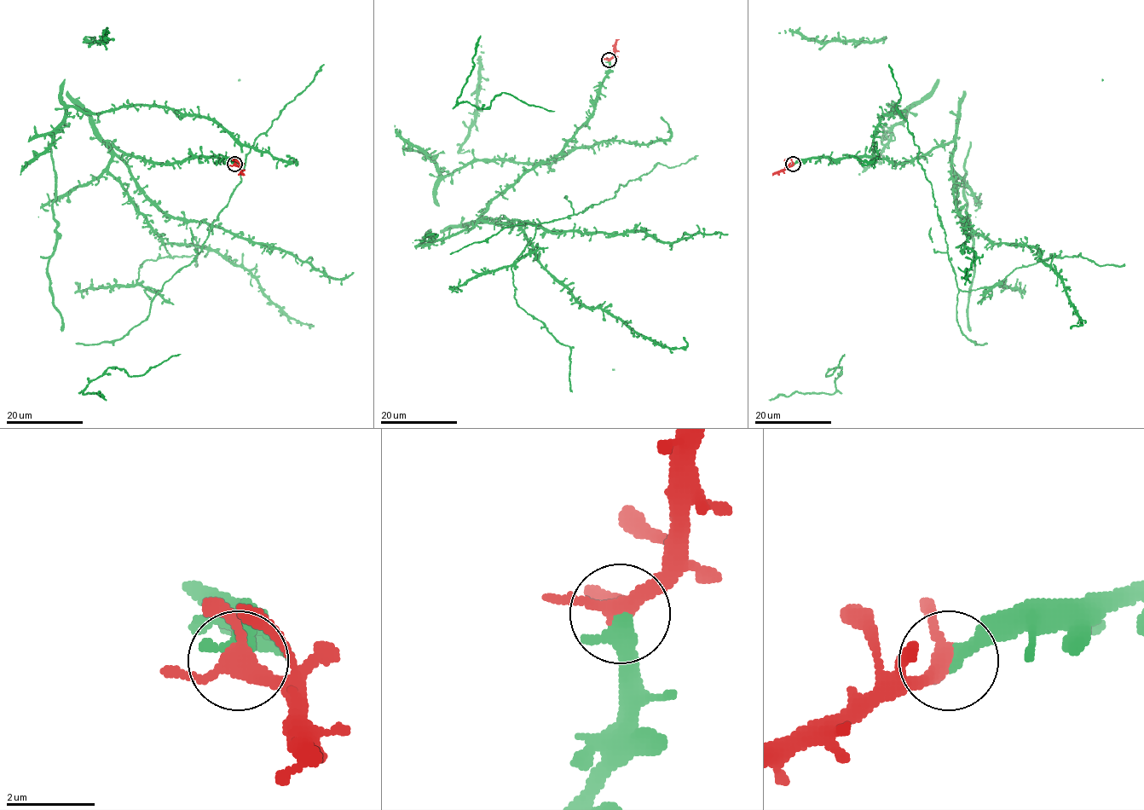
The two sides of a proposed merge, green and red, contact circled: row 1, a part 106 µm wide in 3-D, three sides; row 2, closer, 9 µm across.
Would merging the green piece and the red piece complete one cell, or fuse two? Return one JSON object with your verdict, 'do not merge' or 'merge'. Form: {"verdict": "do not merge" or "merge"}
{"verdict": "merge"}

